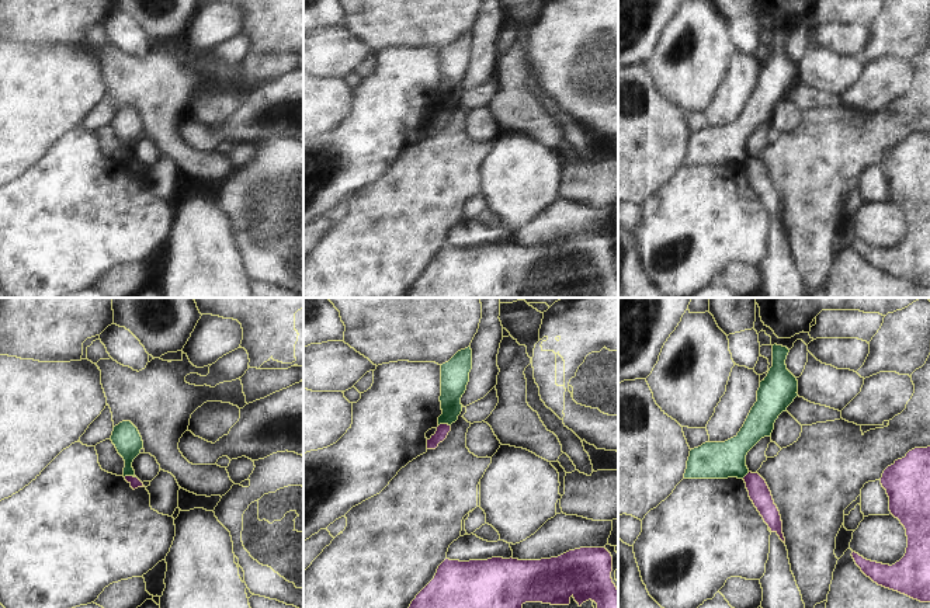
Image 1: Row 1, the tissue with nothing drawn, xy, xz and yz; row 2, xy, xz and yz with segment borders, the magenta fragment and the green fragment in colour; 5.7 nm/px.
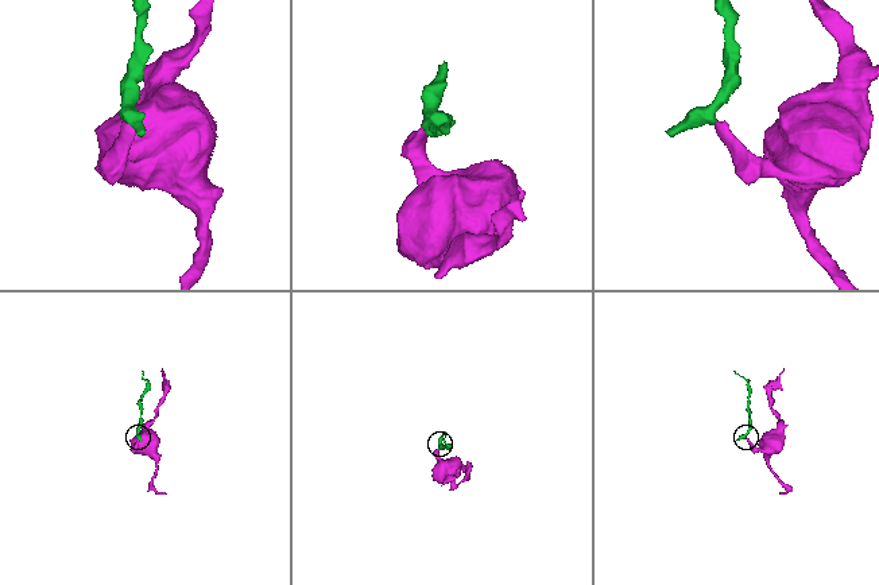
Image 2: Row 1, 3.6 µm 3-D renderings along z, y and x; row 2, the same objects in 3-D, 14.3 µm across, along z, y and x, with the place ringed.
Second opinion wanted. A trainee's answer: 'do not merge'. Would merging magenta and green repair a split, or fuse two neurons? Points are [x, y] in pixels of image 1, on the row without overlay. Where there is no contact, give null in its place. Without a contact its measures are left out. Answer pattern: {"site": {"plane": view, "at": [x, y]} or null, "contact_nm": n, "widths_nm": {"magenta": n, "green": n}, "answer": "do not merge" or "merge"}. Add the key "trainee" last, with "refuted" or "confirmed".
{"site": {"plane": "xz", "at": [444, 110]}, "contact_nm": 70, "widths_nm": {"magenta": 70, "green": 150}, "answer": "do not merge", "trainee": "confirmed"}

